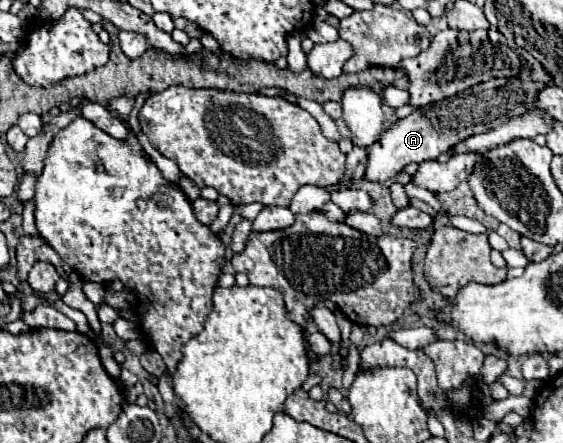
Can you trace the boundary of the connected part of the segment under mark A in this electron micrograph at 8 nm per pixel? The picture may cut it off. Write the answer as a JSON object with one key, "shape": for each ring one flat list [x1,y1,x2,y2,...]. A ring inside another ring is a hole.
{"shape":[[495,78,477,86,471,86,447,100,429,104,427,108,417,108,411,116,397,120,369,150,367,150,367,168,365,180,385,182,397,176,411,162,435,160,439,154,447,152,459,140,467,136,493,130,507,122,511,116,521,116,535,106,537,92,545,84,539,82,521,82,519,78],[451,130,457,138,451,140]]}

